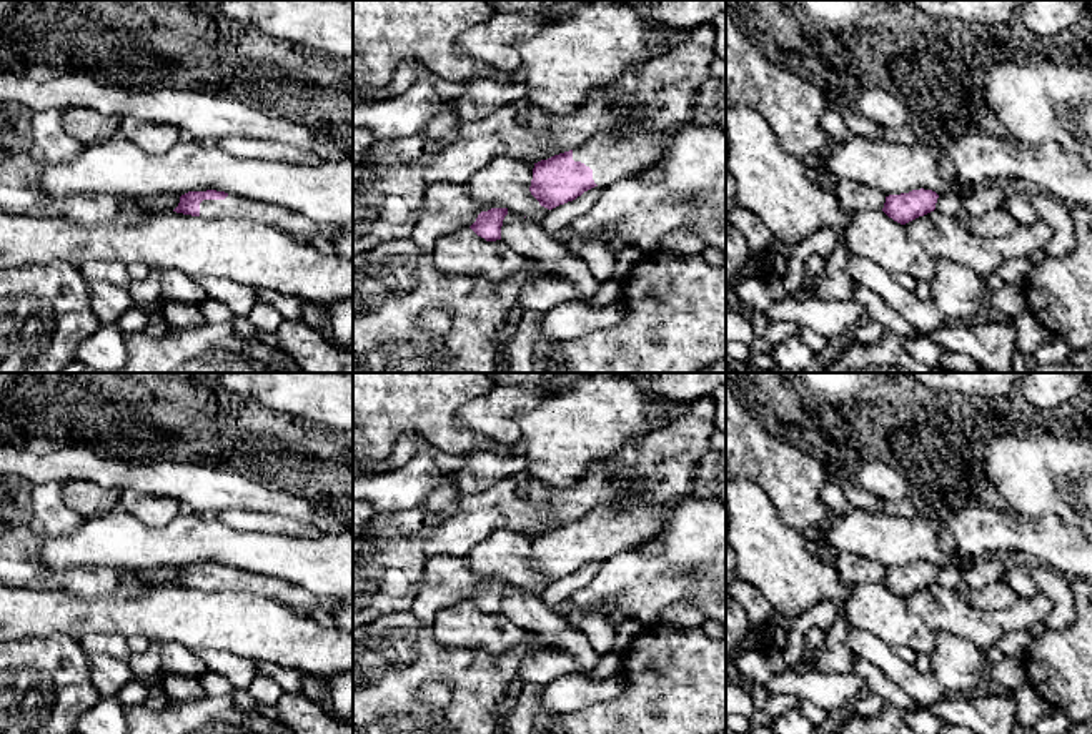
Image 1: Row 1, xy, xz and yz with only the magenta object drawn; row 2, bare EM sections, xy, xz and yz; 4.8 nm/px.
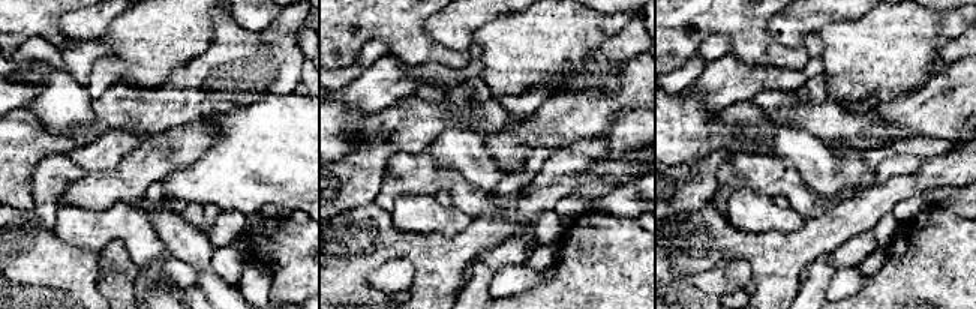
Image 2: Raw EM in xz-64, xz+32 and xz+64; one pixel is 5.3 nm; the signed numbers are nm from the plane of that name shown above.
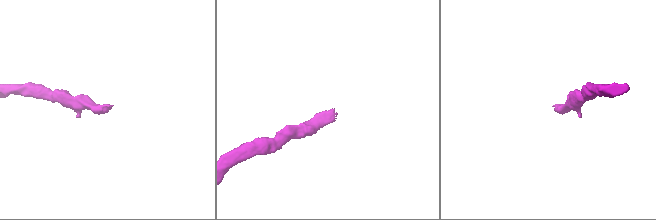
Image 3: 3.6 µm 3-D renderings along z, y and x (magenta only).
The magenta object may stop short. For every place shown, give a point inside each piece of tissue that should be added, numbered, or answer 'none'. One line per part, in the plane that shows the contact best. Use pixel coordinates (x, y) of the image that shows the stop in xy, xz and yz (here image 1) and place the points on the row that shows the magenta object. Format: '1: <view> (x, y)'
1: xz (611, 157)

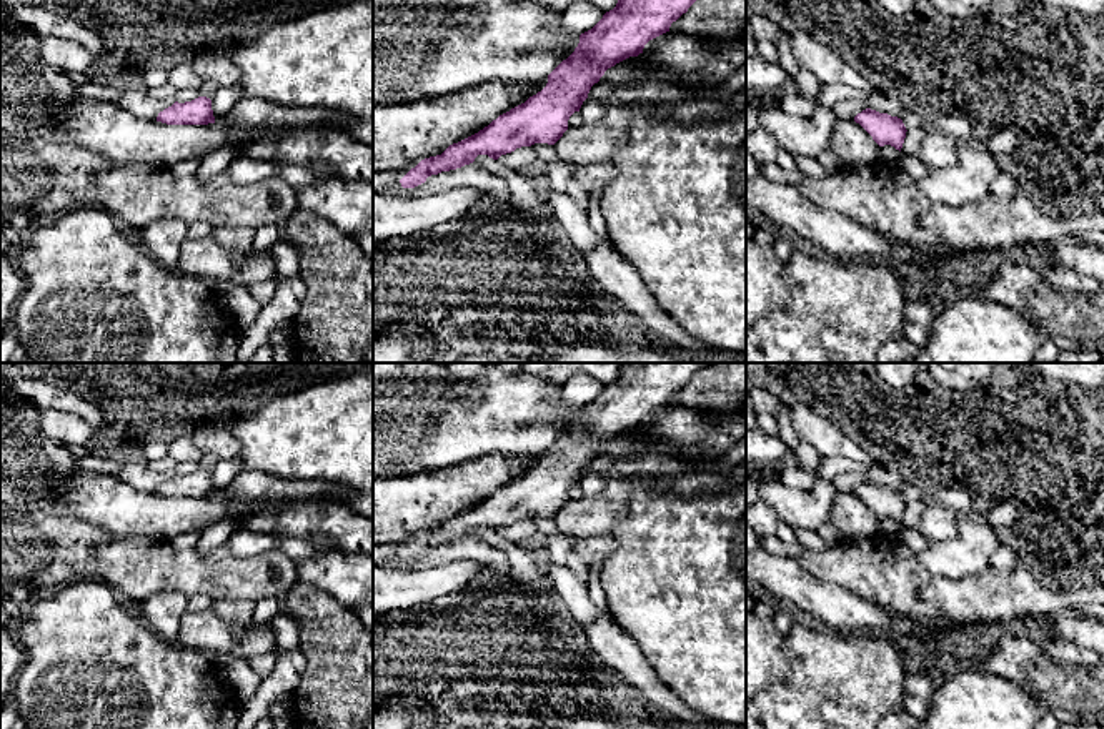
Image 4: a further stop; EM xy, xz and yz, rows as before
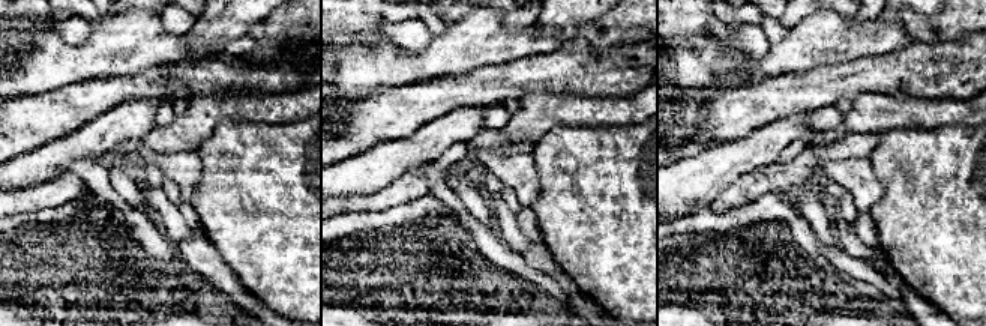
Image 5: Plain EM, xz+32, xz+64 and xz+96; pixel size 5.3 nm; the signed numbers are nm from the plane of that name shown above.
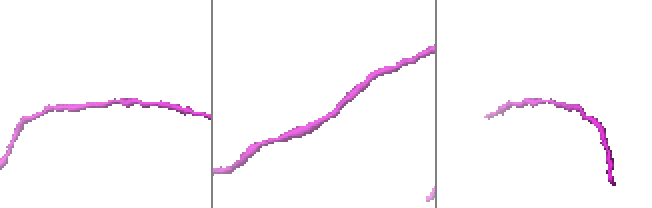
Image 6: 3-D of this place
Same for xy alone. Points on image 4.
none

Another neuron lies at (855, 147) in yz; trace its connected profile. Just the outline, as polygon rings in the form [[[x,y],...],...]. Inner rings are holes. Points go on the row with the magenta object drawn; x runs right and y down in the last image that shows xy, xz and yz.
[[[838,120],[829,148],[839,156],[846,168],[859,168],[879,161],[879,145],[854,120]]]

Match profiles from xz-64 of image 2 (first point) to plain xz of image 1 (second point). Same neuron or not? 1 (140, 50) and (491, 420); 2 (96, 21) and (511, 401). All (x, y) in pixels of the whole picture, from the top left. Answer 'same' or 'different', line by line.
1: different
2: same

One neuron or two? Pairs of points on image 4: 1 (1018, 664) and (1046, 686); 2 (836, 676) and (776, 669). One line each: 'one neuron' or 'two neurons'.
1: one neuron
2: two neurons

